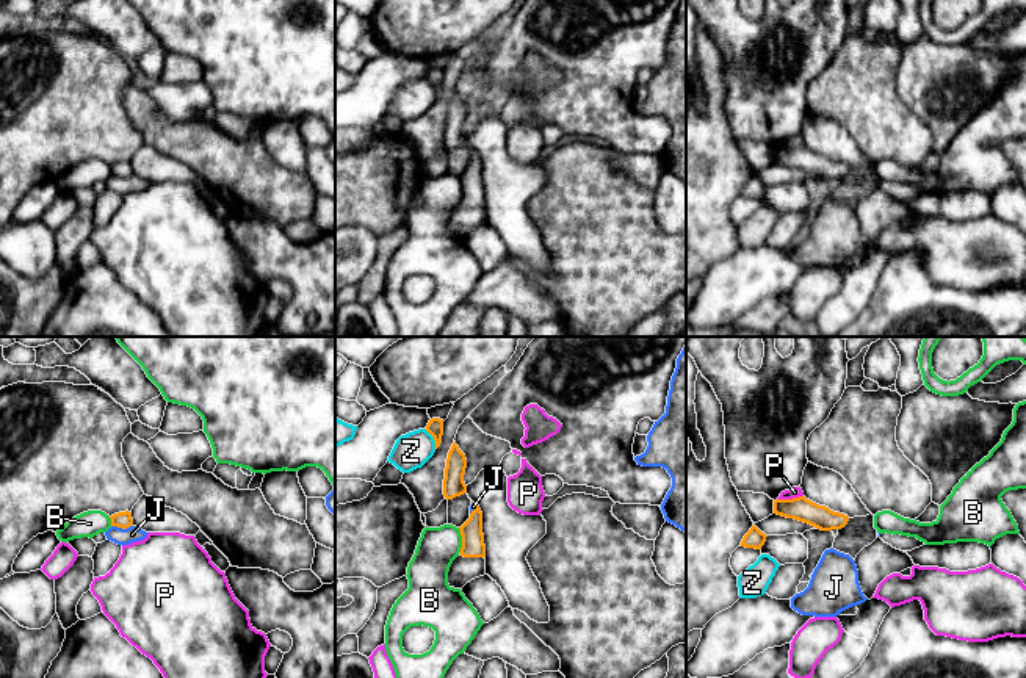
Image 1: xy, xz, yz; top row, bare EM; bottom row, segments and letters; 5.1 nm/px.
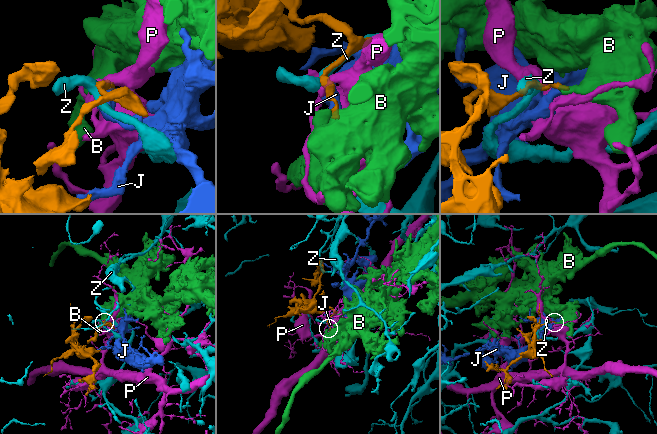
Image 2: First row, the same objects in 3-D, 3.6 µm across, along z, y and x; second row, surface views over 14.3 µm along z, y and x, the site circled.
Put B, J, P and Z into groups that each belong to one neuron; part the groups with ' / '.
B / J / P / Z

